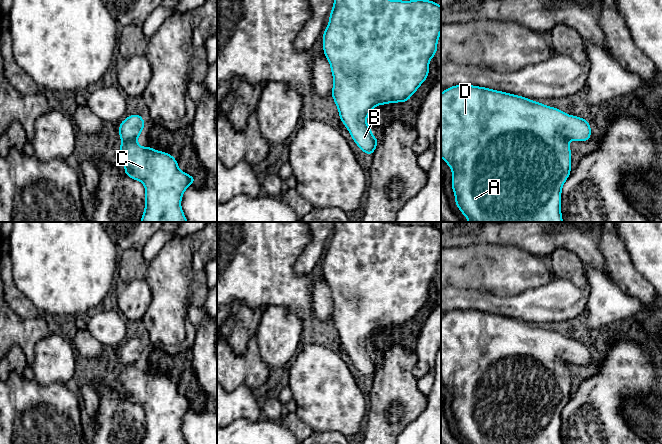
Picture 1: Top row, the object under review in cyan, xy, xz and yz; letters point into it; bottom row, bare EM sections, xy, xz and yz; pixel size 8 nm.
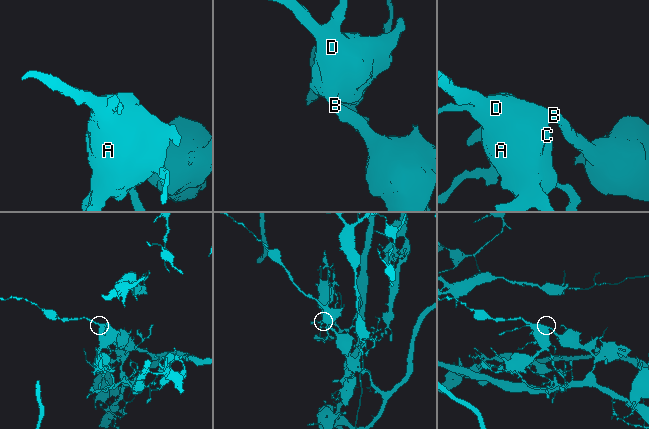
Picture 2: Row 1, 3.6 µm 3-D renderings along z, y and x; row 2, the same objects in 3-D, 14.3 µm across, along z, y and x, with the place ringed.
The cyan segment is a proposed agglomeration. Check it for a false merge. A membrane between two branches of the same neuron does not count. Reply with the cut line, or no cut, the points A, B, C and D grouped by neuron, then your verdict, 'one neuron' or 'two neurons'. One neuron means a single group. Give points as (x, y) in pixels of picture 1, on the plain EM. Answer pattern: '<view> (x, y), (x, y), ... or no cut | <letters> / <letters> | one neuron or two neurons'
no cut | A B C D | one neuron

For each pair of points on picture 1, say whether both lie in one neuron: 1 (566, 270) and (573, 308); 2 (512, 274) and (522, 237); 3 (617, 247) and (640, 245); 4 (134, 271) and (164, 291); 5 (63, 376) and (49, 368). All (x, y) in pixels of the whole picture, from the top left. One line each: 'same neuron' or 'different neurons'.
1: different neurons
2: different neurons
3: different neurons
4: different neurons
5: same neuron

